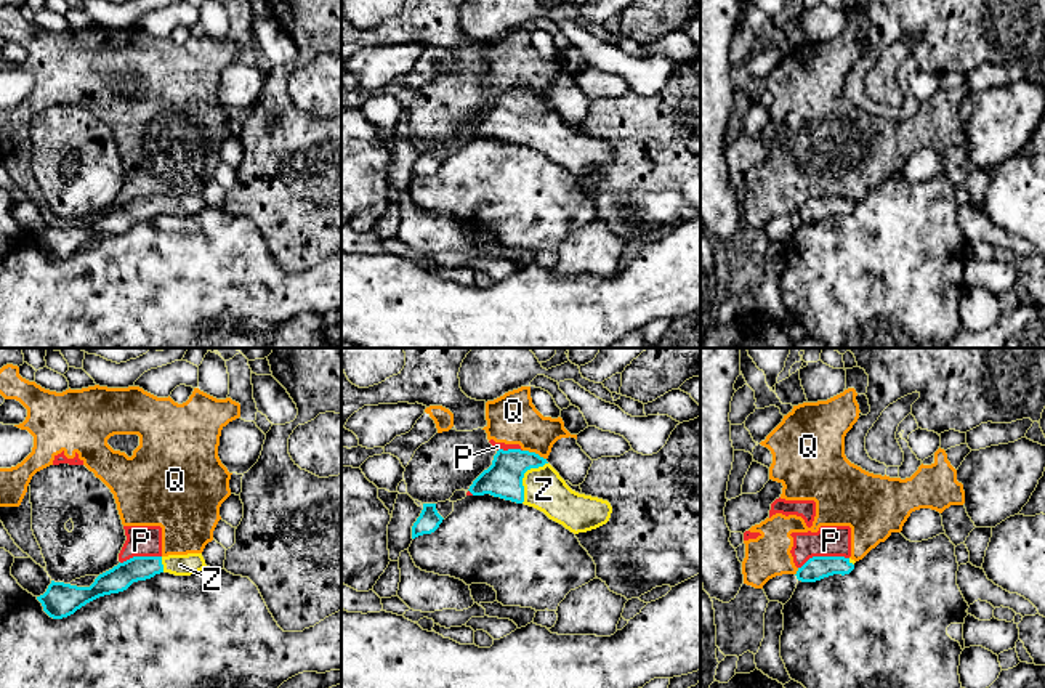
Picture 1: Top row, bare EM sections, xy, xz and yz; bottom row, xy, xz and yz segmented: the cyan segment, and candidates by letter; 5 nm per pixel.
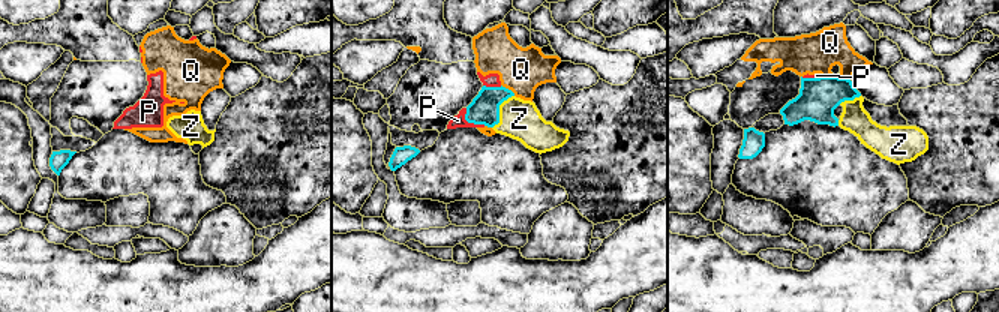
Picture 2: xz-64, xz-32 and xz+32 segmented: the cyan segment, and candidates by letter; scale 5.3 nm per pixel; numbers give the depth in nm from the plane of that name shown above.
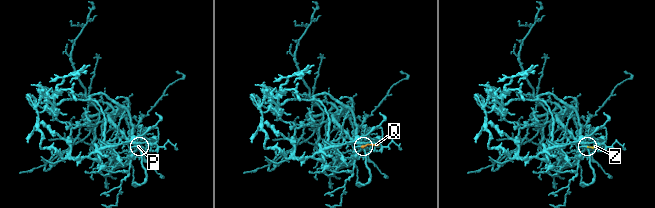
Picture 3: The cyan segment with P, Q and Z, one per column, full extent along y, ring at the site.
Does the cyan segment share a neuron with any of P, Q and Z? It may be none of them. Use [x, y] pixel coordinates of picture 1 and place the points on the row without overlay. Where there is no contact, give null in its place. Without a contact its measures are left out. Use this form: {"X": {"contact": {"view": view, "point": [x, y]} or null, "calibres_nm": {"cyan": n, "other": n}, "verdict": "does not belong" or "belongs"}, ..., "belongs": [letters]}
{"P": {"contact": {"view": "yz", "point": [823, 198]}, "calibres_nm": {"cyan": 120, "other": 160}, "verdict": "does not belong"}, "Q": {"contact": {"view": "xz", "point": [534, 93]}, "calibres_nm": {"cyan": 190, "other": 260}, "verdict": "does not belong"}, "Z": {"contact": {"view": "xz", "point": [523, 117]}, "calibres_nm": {"cyan": 190, "other": 200}, "verdict": "belongs"}, "belongs": ["Z"]}

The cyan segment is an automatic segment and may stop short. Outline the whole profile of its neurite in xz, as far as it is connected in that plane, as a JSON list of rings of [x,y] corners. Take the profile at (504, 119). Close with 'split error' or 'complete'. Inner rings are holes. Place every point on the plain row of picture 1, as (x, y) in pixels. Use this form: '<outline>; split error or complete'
[[[498,90],[492,106],[473,122],[468,132],[473,136],[490,135],[494,138],[534,148],[574,175],[587,173],[606,165],[612,154],[612,148],[607,141],[572,132],[547,99],[521,90]]]; split error

